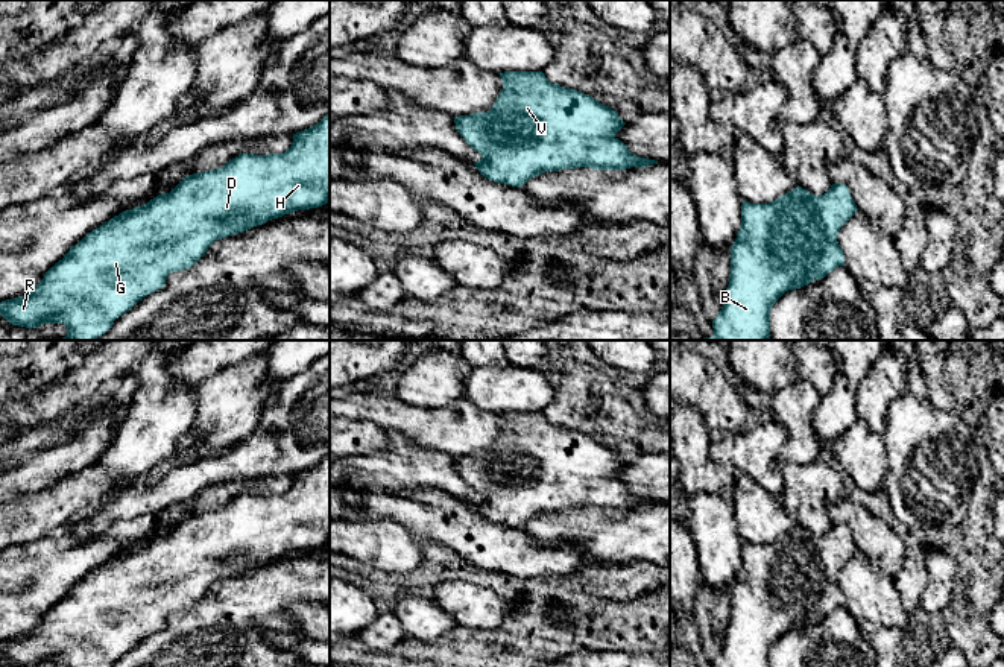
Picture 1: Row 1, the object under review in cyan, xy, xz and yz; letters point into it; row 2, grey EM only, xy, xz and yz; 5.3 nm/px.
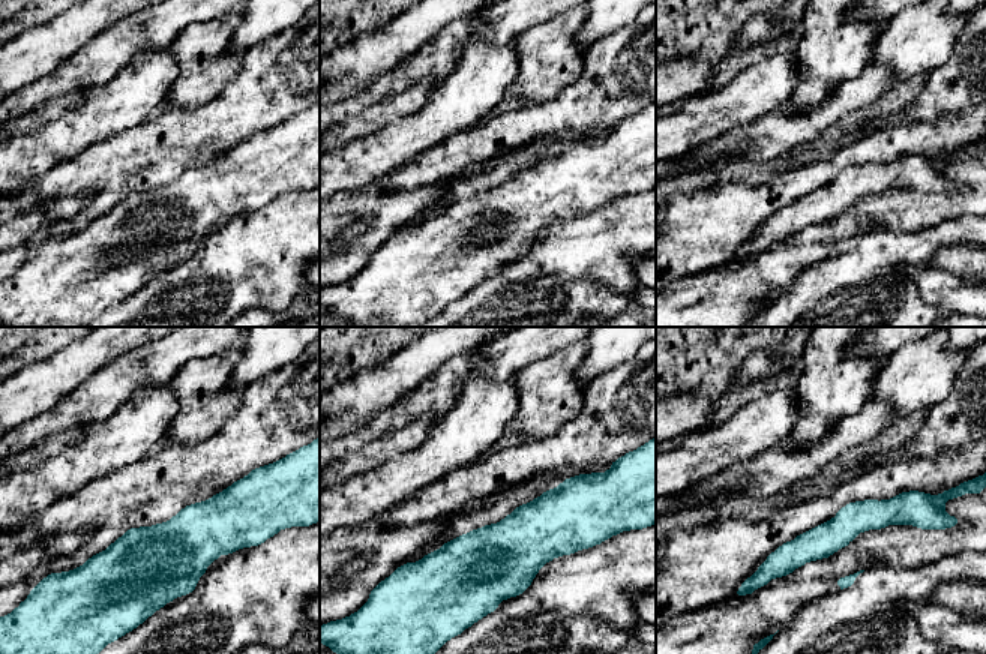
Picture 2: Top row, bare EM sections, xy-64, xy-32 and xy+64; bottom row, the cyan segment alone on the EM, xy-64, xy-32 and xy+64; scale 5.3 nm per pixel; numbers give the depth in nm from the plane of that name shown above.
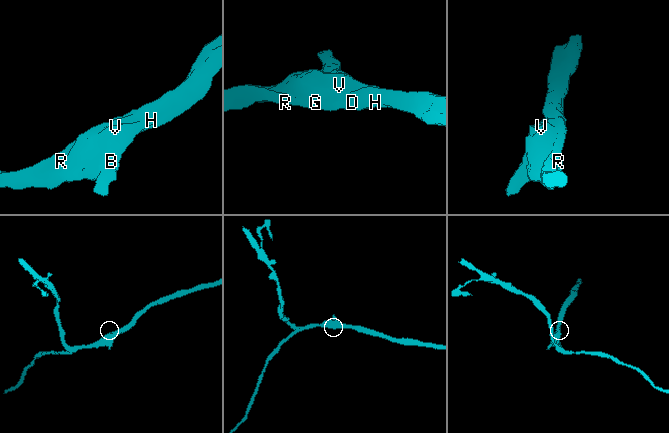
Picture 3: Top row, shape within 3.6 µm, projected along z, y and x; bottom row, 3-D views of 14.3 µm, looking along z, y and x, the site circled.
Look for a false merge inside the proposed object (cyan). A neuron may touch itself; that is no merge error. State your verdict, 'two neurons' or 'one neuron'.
one neuron

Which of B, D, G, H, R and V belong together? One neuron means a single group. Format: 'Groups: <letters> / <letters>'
Groups: B D G H R V

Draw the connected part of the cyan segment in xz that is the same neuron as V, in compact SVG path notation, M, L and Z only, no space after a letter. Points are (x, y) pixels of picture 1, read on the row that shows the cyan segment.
M542 71L500 73L503 90L491 111L454 117L457 132L483 158L477 170L488 179L523 187L545 172L591 167L626 170L658 164L633 155L615 134L626 125L618 112L573 88L551 84Z

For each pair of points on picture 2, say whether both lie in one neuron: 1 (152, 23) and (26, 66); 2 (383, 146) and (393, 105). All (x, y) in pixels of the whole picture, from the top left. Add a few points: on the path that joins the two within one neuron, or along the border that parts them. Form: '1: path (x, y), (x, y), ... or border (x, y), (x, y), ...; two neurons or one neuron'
1: border (111, 26), (101, 30), (60, 63); two neurons
2: border (420, 107), (389, 122), (375, 132), (356, 137); two neurons

